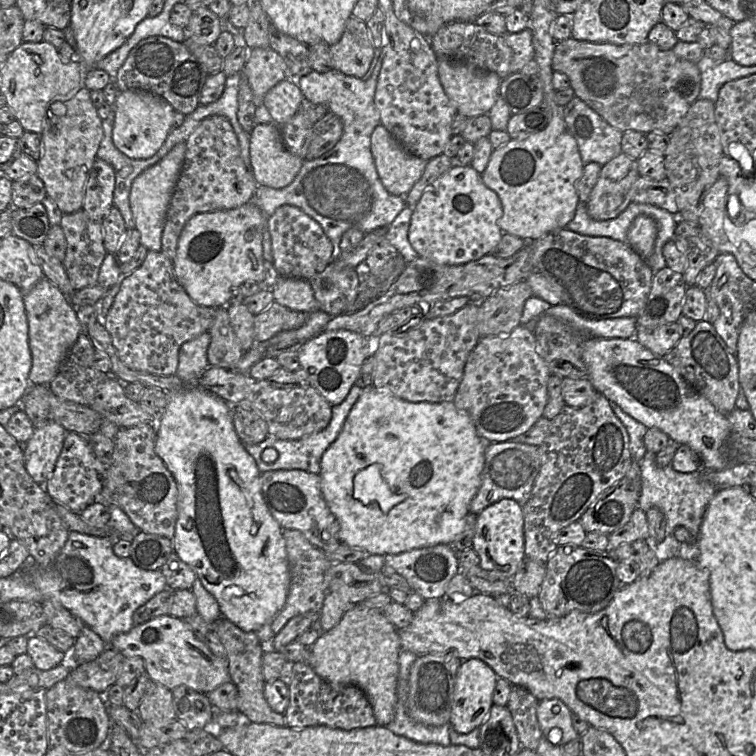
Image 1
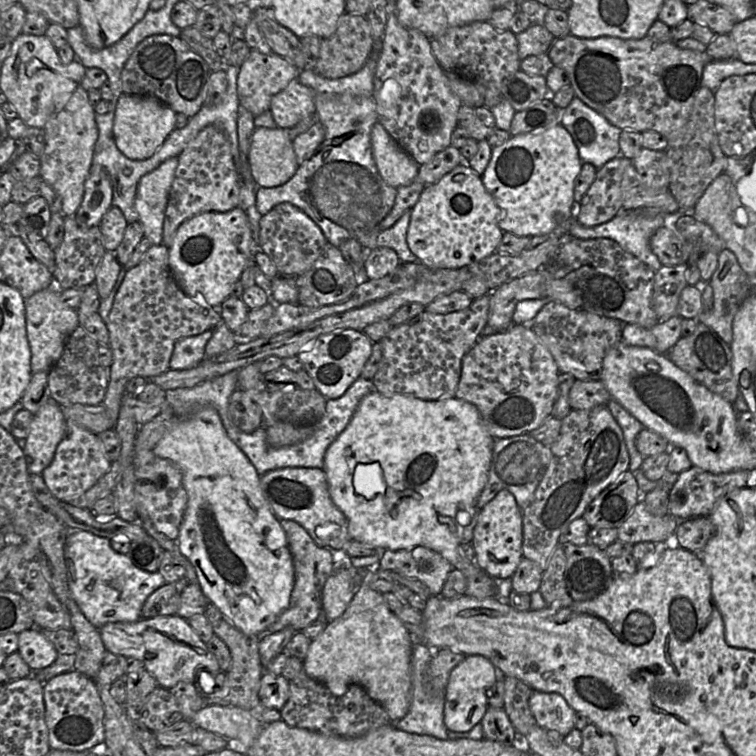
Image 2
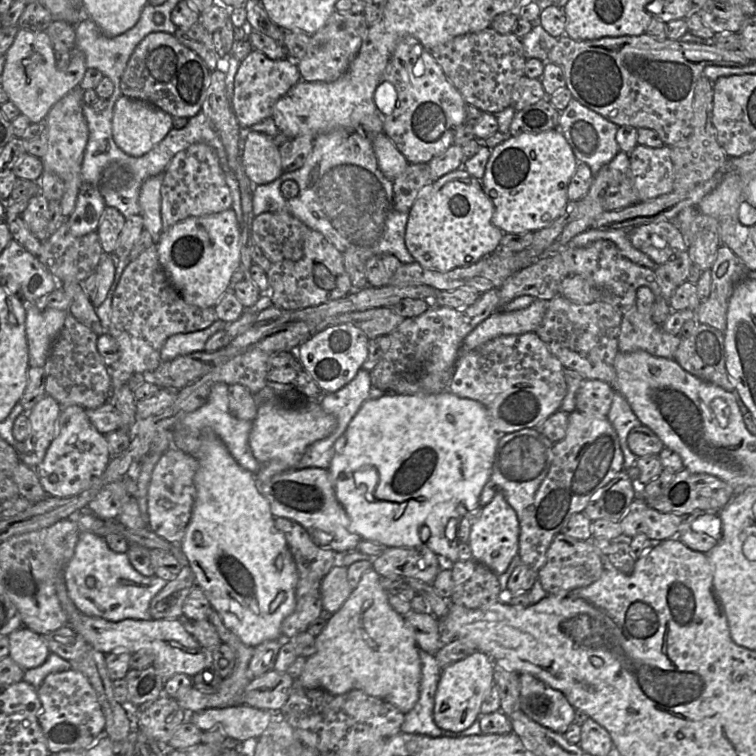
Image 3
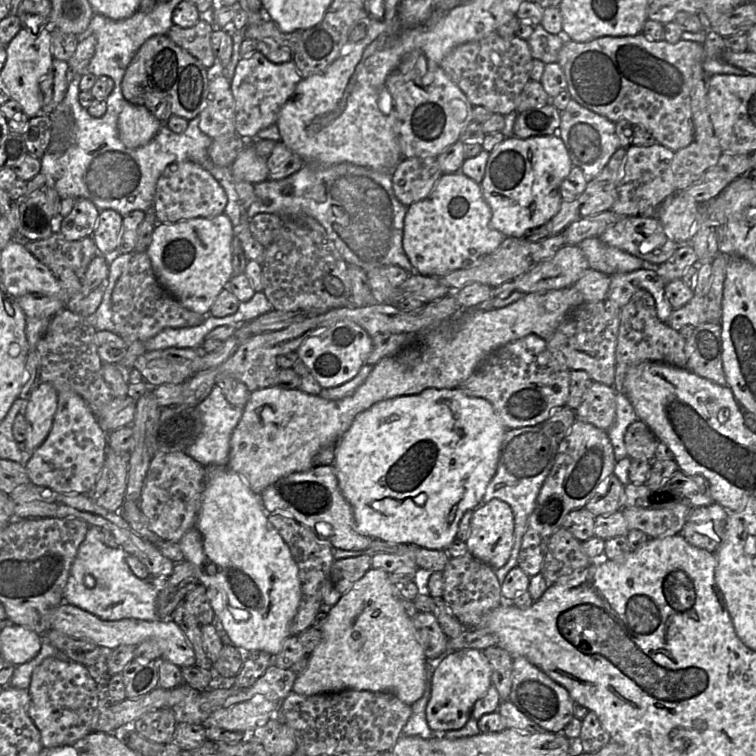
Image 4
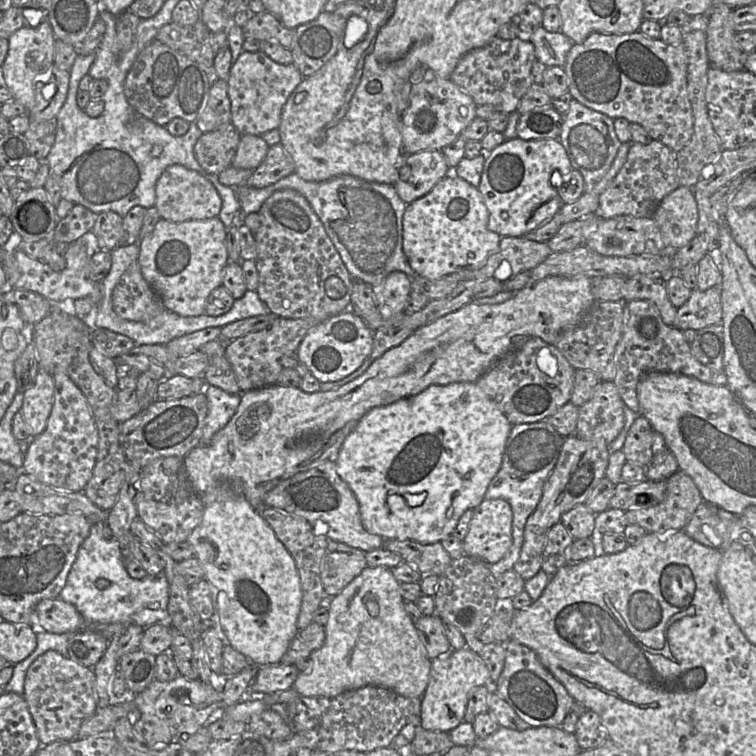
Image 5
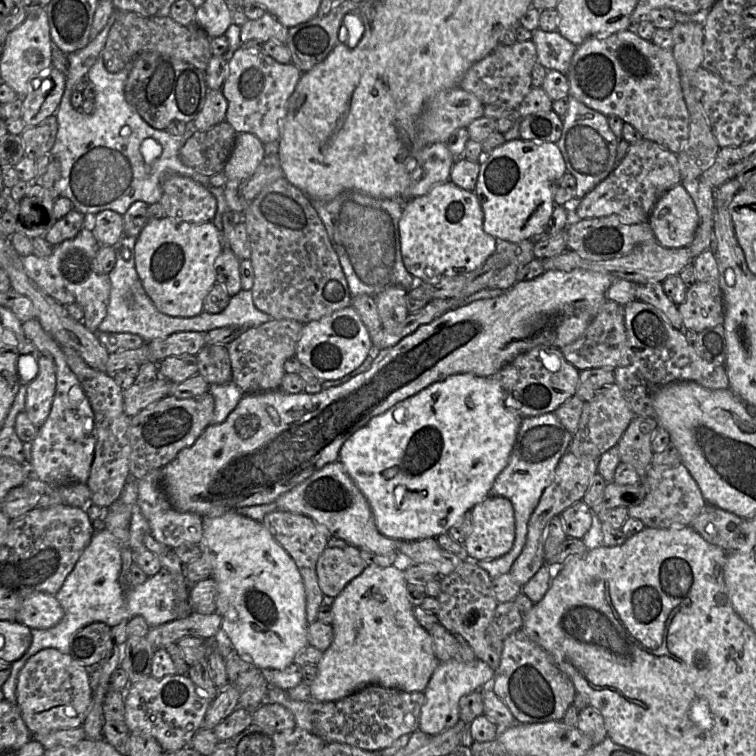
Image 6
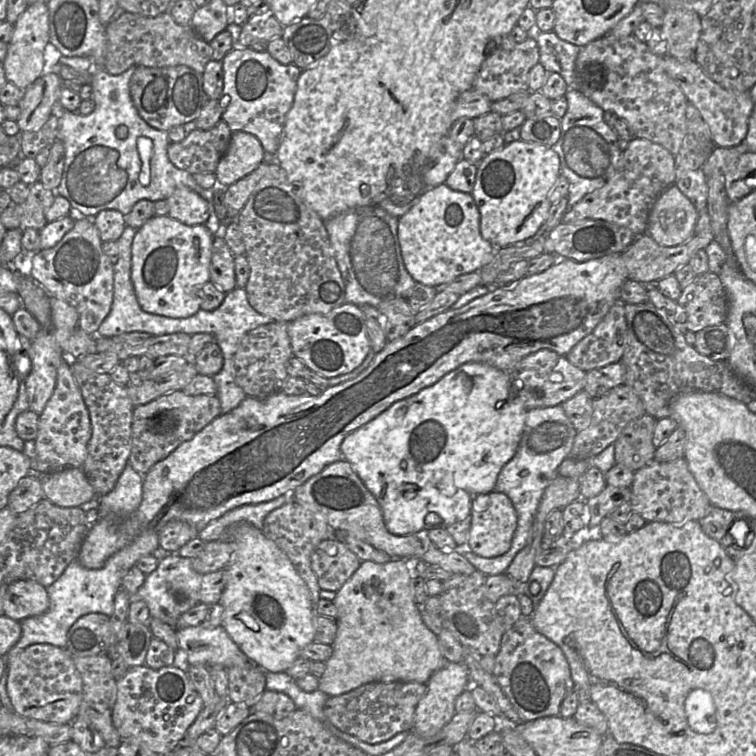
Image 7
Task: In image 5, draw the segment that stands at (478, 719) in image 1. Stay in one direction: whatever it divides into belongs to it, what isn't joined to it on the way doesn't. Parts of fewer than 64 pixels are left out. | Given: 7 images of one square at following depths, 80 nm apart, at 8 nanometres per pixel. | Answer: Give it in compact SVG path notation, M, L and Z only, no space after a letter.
M468 647L452 650L447 655L432 660L429 683L421 697L421 726L424 730L450 732L463 722L469 692L480 686L490 686L490 673L484 661Z

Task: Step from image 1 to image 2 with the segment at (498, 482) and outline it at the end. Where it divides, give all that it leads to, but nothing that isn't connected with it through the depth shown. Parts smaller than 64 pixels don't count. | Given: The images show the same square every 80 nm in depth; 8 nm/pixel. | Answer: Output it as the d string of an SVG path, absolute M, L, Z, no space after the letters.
M529 433L495 439L488 480L477 501L477 509L482 509L502 489L508 490L521 510L533 500L535 490L542 480L550 460L549 446L534 439Z

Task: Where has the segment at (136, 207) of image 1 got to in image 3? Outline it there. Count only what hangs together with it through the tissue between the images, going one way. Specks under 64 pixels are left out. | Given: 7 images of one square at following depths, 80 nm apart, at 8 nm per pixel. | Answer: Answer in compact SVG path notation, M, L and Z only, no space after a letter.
M164 173L157 174L145 180L141 187L139 205L144 219L144 228L149 231L158 244L162 234L163 224L161 217L161 187Z

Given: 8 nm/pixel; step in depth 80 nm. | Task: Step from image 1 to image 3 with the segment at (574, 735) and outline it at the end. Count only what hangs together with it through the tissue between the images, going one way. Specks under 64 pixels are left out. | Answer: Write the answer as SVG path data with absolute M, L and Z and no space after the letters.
M529 673L520 674L520 685L520 710L540 725L564 734L575 717L575 708L565 695Z

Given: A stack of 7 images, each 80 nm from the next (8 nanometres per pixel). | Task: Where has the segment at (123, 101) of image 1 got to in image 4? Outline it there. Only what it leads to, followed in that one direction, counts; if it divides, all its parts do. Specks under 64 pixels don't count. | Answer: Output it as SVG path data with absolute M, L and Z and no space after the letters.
M128 101L118 117L119 137L128 148L138 148L149 143L162 125L166 124L148 109Z

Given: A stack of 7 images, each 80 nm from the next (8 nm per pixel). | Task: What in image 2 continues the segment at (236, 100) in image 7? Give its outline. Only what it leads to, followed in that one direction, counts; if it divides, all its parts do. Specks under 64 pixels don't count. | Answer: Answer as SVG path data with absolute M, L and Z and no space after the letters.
M251 50L248 57L239 67L237 77L237 95L240 106L255 117L269 111L274 95L284 90L288 84L298 78L299 70L275 53L262 54Z

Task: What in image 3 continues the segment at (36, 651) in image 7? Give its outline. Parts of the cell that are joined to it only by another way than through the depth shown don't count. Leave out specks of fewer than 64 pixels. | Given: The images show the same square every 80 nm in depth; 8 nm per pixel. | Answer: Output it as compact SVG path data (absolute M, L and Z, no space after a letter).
M71 668L50 673L37 687L37 693L41 702L38 721L50 753L84 749L104 735L105 717L97 693L82 672Z

